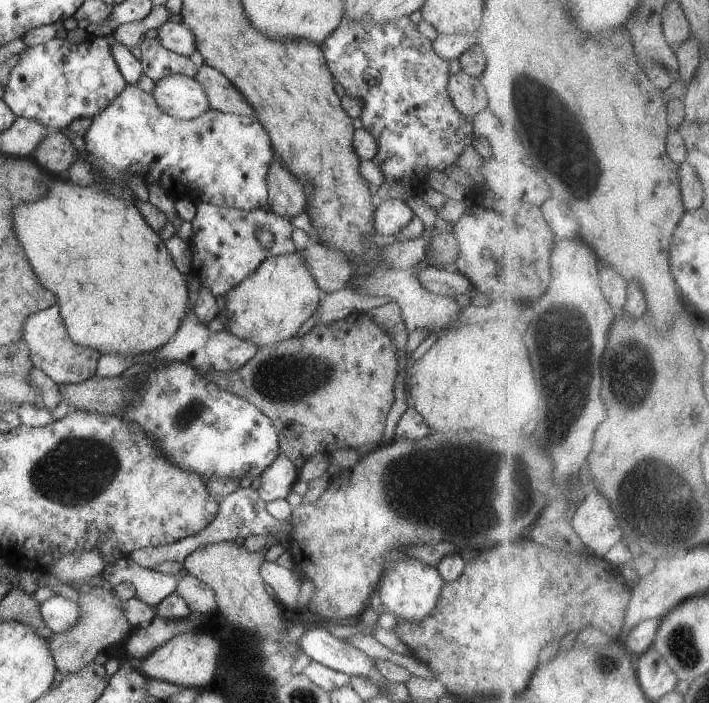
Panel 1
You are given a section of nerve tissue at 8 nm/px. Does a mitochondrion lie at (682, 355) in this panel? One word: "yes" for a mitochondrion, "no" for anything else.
no

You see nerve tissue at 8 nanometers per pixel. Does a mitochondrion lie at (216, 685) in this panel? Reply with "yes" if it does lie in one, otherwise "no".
no

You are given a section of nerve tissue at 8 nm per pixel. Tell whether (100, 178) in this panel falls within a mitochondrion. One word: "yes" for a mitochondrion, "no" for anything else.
no

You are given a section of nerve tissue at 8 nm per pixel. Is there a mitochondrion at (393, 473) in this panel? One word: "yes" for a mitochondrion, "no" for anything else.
yes

